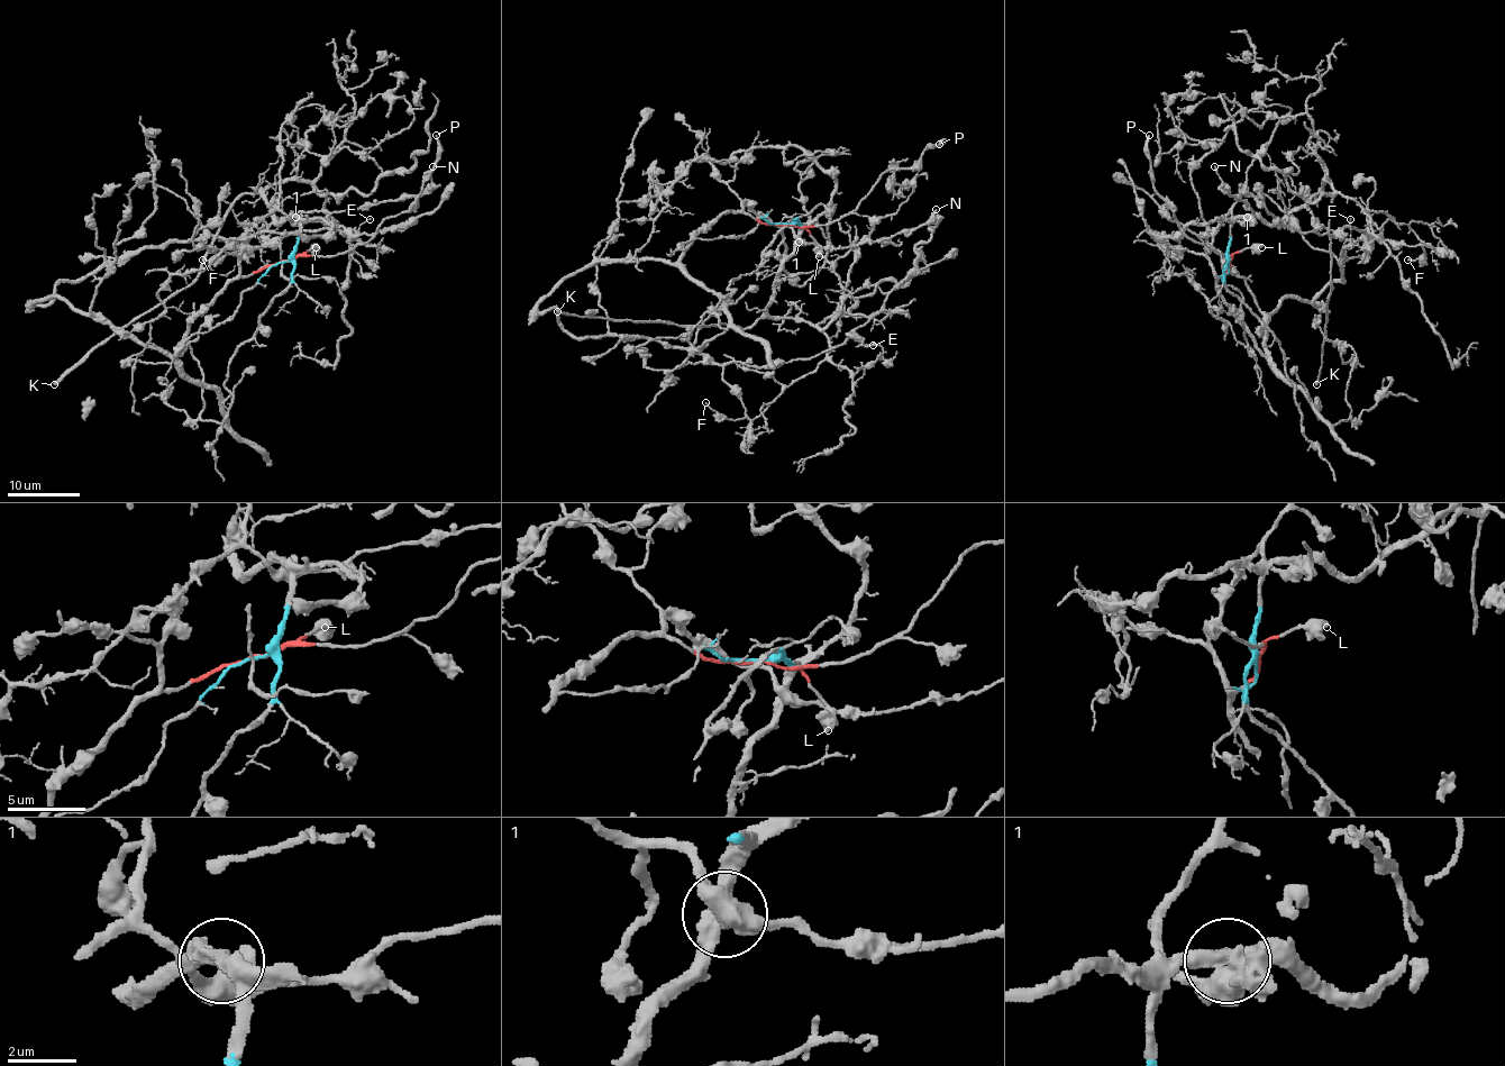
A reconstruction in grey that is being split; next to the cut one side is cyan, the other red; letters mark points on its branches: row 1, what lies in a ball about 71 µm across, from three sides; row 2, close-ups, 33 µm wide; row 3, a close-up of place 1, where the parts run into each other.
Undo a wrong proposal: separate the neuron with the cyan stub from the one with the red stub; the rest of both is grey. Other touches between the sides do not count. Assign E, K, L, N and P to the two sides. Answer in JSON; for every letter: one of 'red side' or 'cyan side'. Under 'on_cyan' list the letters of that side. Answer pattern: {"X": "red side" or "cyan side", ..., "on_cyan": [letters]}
{"E": "cyan side", "K": "cyan side", "L": "red side", "N": "red side", "P": "red side", "on_cyan": ["E", "K"]}

